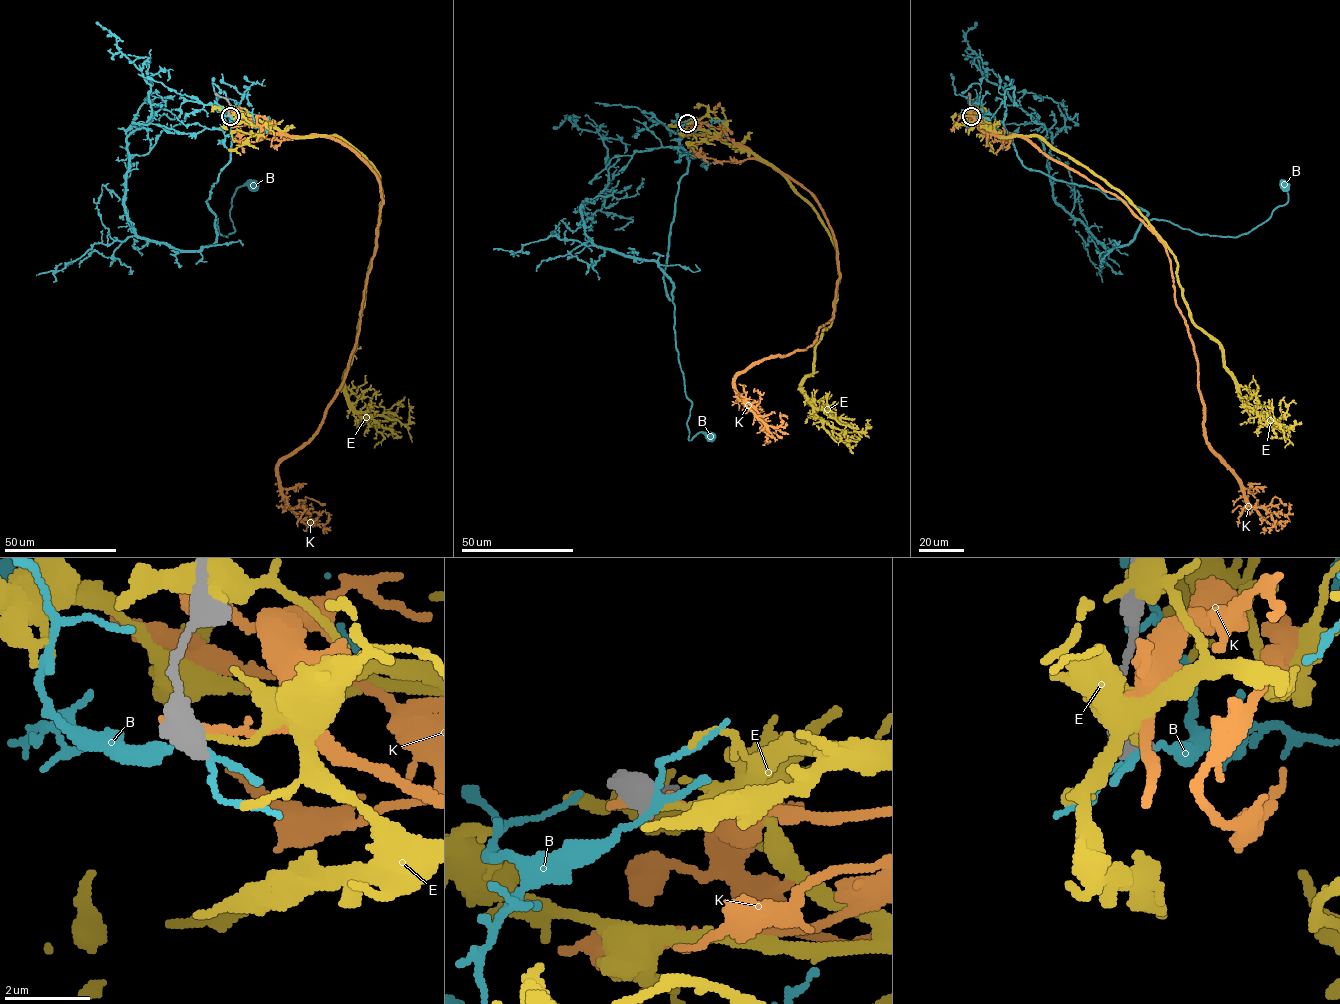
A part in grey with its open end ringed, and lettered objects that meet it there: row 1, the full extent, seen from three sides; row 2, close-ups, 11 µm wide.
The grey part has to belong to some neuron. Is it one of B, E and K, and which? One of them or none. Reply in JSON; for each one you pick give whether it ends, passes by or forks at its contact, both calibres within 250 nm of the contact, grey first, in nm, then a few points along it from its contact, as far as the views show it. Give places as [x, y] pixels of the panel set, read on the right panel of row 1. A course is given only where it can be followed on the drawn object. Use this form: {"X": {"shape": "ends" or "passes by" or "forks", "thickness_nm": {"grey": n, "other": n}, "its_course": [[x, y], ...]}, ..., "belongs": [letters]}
{"belongs": []}

